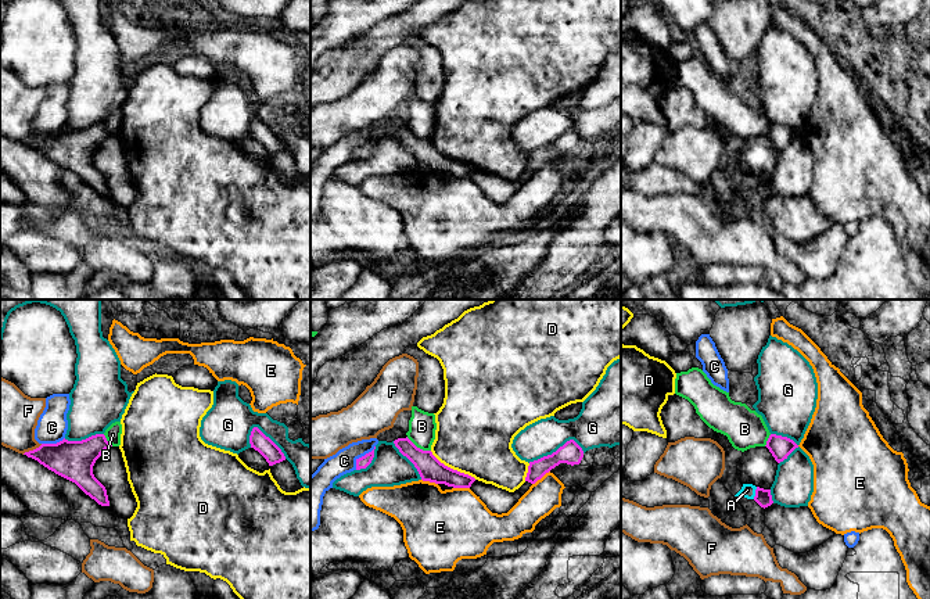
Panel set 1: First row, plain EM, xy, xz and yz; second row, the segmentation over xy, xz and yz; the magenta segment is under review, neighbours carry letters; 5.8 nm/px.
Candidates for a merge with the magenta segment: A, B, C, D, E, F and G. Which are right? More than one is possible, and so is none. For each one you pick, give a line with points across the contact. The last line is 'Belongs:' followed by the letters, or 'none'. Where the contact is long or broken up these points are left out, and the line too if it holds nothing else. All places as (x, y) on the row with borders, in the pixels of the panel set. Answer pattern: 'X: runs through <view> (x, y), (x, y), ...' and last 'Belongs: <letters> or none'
A: runs through yz (762, 497), (756, 492), (747, 490)
Belongs: A

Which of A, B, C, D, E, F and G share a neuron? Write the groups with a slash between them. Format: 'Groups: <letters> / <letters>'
Groups: A / B G / C / D / E / F

